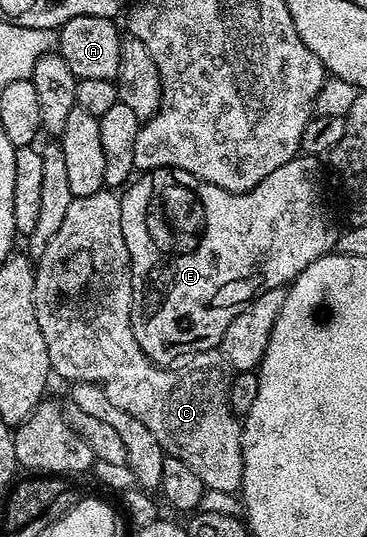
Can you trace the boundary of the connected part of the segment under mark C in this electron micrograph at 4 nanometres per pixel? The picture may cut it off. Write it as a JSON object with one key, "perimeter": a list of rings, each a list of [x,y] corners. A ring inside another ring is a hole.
{"perimeter":[[[111,189],[98,191],[89,197],[72,198],[69,213],[65,213],[65,221],[61,221],[61,229],[57,229],[57,237],[53,237],[53,241],[49,241],[45,253],[37,261],[35,267],[37,325],[41,325],[41,337],[45,337],[45,349],[49,349],[51,370],[56,376],[59,374],[63,379],[71,379],[72,384],[96,383],[98,387],[105,389],[105,397],[109,397],[109,401],[113,401],[113,405],[117,405],[117,409],[125,409],[125,413],[129,413],[129,417],[137,417],[137,421],[141,421],[141,425],[145,425],[145,429],[149,429],[153,433],[153,437],[157,437],[164,453],[173,458],[179,458],[196,468],[206,490],[238,492],[243,485],[243,428],[240,416],[231,410],[232,376],[227,375],[228,368],[225,366],[224,360],[219,357],[216,359],[211,359],[215,357],[199,357],[196,358],[199,360],[192,367],[176,366],[172,369],[170,366],[154,363],[143,352],[141,345],[137,345],[137,337],[131,328],[131,258],[129,249],[125,245],[125,233],[121,233],[119,201],[120,196]]]}

